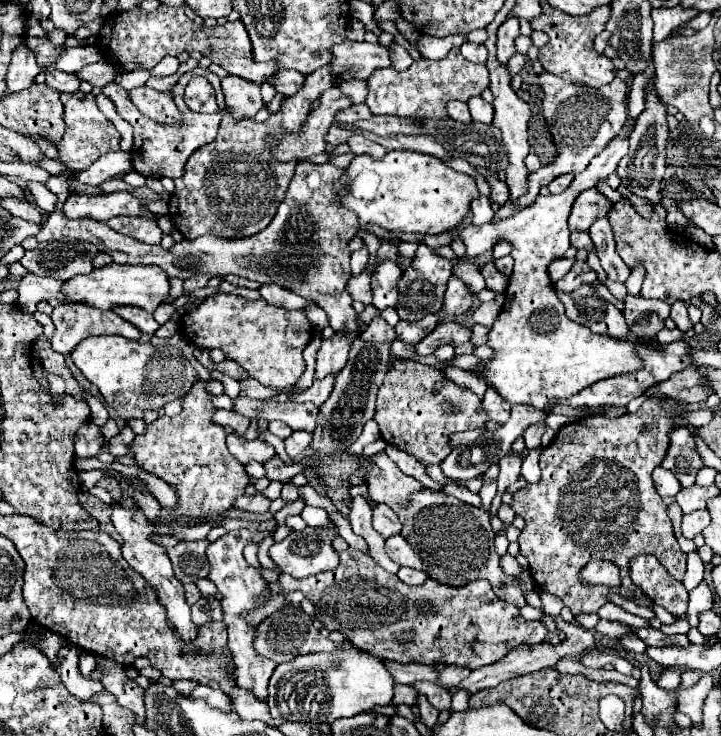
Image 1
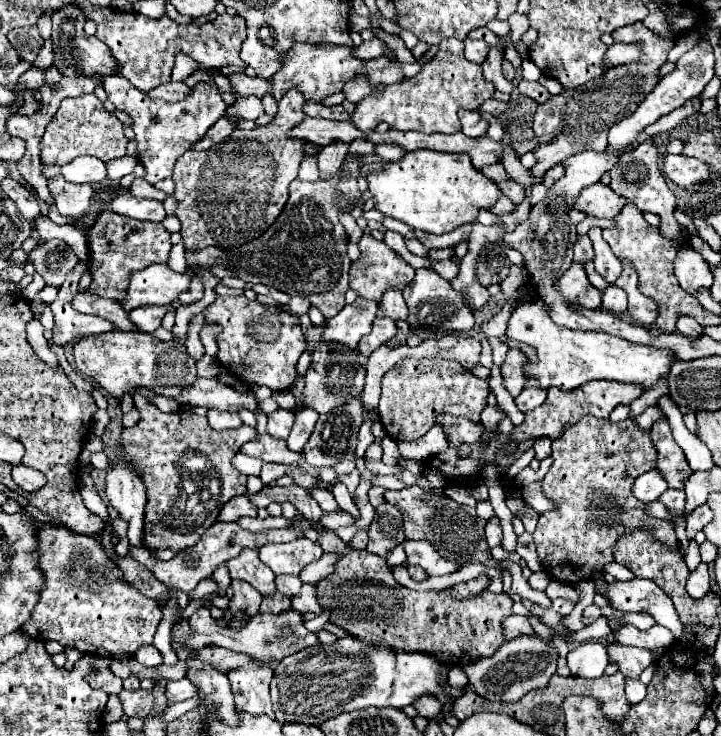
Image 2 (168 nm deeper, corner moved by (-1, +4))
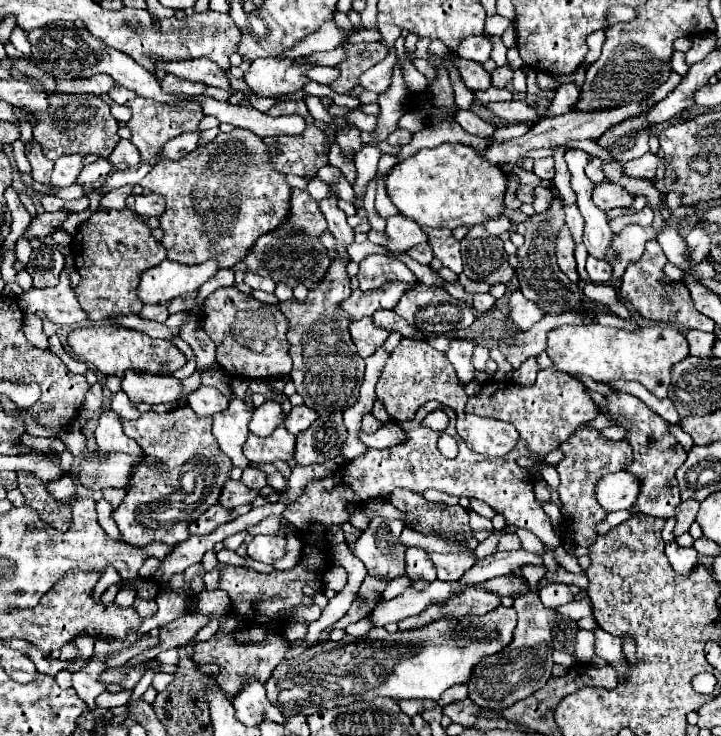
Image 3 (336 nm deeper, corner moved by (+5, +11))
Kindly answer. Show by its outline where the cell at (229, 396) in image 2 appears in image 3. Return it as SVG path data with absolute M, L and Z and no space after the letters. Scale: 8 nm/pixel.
M126 371L122 375L122 391L128 395L130 403L168 403L176 401L180 395L180 381L172 375L152 375L142 371Z

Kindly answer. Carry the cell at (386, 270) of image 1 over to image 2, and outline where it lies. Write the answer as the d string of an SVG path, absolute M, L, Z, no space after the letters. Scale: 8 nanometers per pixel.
M388 288L384 294L382 294L382 300L380 300L380 306L378 306L378 316L388 316L392 320L400 320L408 316L408 308L406 308L406 302L404 302L404 296L400 290L396 288Z

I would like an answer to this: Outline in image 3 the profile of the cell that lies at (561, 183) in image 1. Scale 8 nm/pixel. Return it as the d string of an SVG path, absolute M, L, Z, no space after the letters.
M546 157L546 159L540 159L540 161L534 161L534 173L540 179L552 179L554 177L554 159Z

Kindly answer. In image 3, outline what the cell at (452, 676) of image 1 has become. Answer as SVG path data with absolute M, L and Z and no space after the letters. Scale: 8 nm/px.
M456 685L454 689L448 689L446 693L442 693L442 697L438 699L438 705L440 705L440 707L446 707L446 705L456 703L456 701L462 701L462 699L466 699L466 697L468 697L466 685Z

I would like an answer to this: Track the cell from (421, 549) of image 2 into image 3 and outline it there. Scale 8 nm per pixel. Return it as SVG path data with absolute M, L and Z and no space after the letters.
M430 553L434 567L438 569L438 579L442 581L458 581L462 575L476 563L470 553Z

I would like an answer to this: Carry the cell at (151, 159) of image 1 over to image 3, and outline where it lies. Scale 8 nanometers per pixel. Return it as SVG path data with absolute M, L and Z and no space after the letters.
M114 85L114 89L108 93L118 105L126 105L132 109L132 119L128 121L128 129L132 133L132 143L140 149L142 161L144 163L152 163L156 161L162 145L182 133L194 131L200 123L202 109L198 107L196 101L176 101L176 103L156 103L152 99L144 99L134 95L134 91L130 89L122 89L120 85Z

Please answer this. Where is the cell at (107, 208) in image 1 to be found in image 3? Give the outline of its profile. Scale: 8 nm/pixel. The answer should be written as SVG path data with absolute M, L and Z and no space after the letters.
M130 195L126 199L126 207L138 215L152 215L152 217L160 217L164 213L164 201L160 195Z

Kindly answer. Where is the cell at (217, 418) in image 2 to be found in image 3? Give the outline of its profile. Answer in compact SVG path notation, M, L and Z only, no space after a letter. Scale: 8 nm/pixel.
M200 385L196 391L188 395L188 405L198 413L198 417L208 417L226 409L228 399L216 387Z

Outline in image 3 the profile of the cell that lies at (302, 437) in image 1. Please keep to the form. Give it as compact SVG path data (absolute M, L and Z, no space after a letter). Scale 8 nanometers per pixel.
M300 405L300 407L292 407L292 411L290 411L288 419L284 421L284 425L286 425L286 429L290 433L298 435L298 433L306 431L312 425L312 421L316 421L316 419L318 419L318 413L316 411L312 411L306 405Z

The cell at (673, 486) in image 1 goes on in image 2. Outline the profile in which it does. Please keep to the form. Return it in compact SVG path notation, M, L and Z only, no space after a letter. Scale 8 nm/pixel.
M650 470L642 476L636 478L634 486L632 486L632 492L638 500L644 500L644 502L654 502L660 498L660 494L668 488L668 482L666 478L660 474L660 470Z

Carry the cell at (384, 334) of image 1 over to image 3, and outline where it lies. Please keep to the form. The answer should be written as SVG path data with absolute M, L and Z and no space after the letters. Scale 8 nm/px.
M364 317L360 321L352 321L350 335L352 335L352 341L354 341L358 355L362 359L376 353L376 349L382 347L384 341L388 339L388 333L384 329L374 329L374 323L370 317Z

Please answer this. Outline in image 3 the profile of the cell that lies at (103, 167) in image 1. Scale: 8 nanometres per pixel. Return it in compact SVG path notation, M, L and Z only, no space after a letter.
M60 157L60 159L56 159L48 185L50 187L68 187L76 181L80 171L82 171L82 157Z

